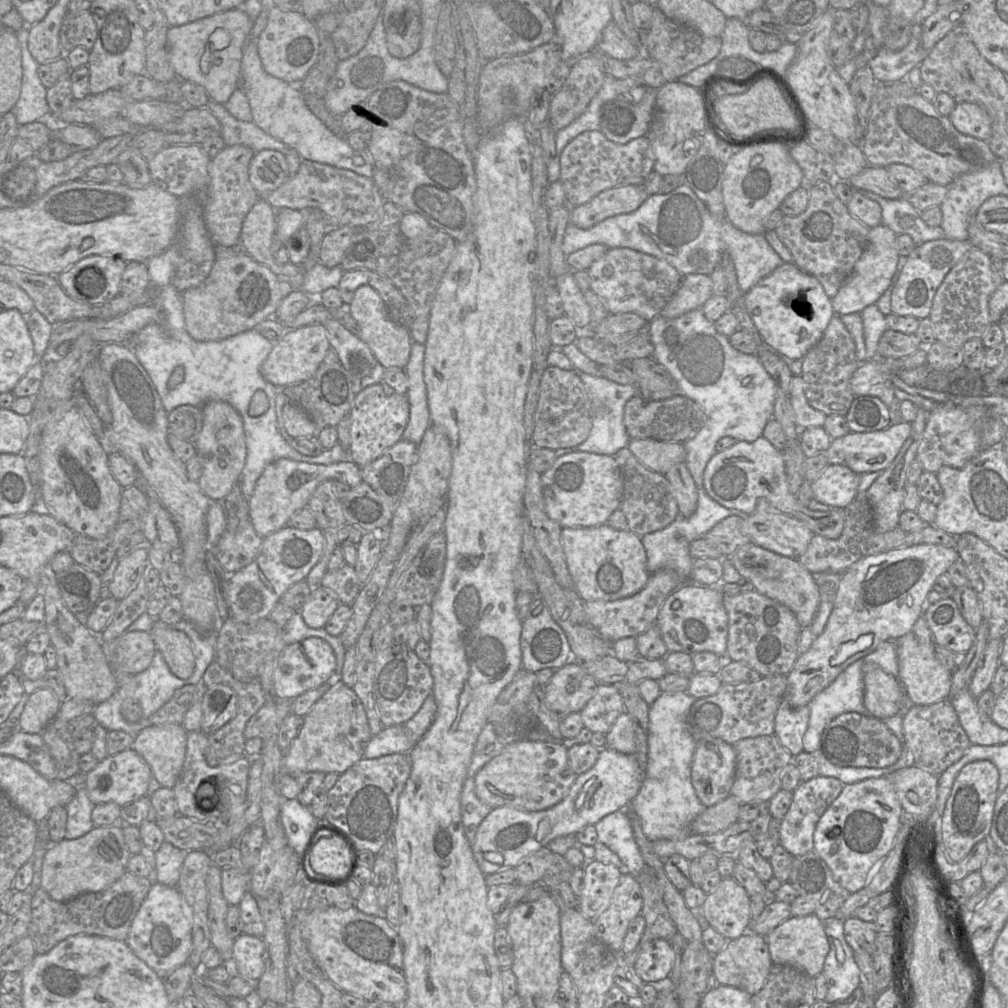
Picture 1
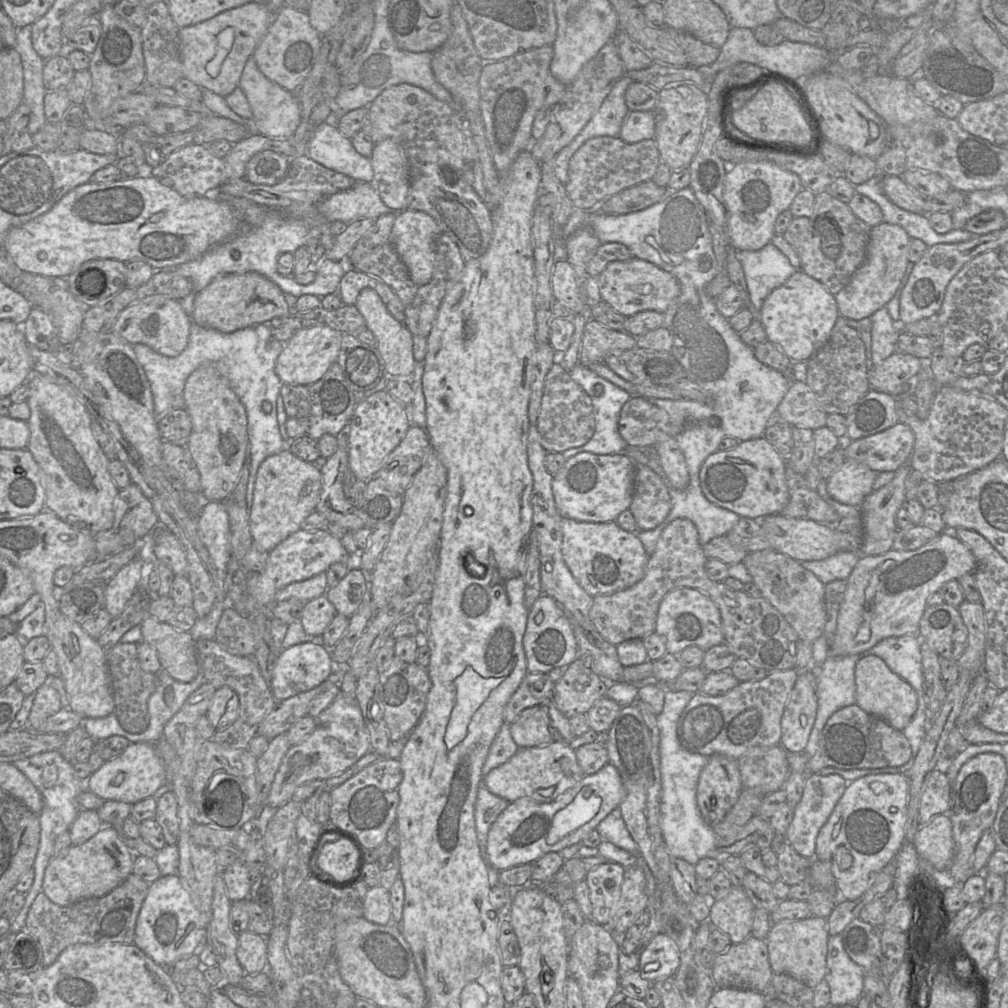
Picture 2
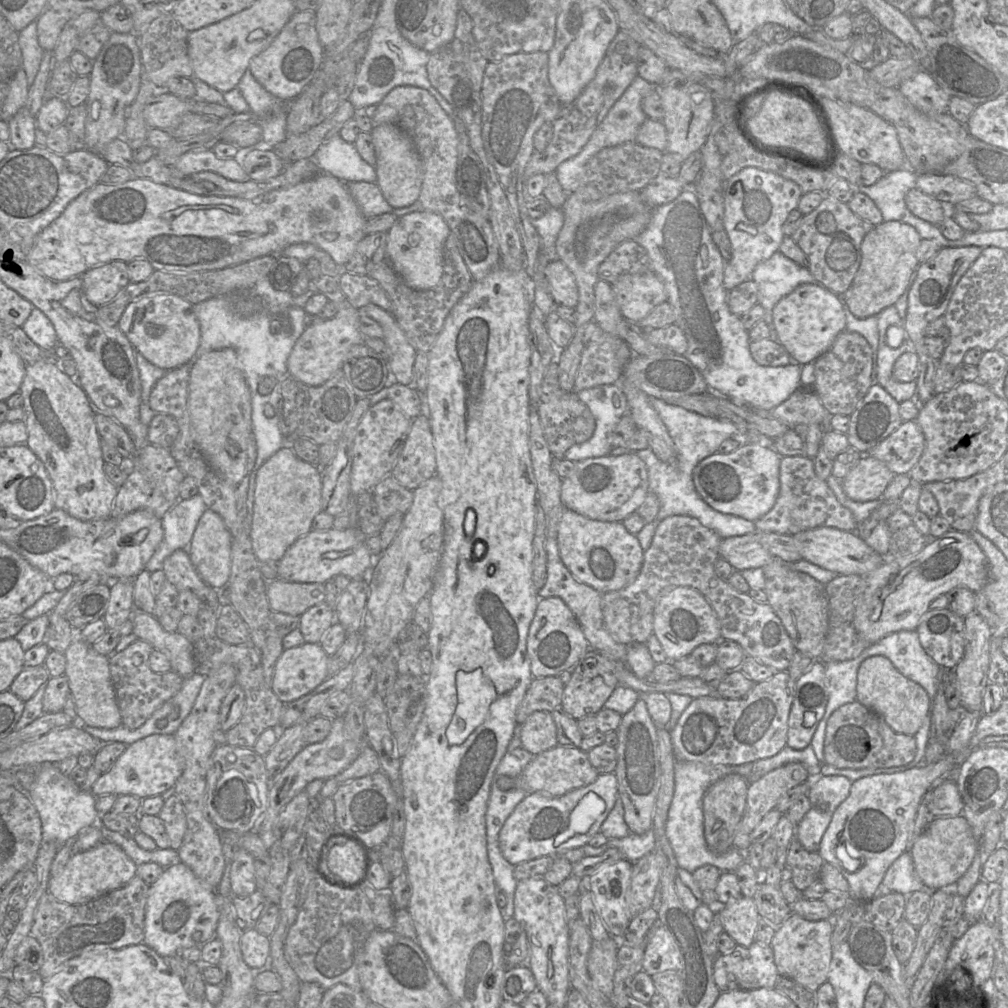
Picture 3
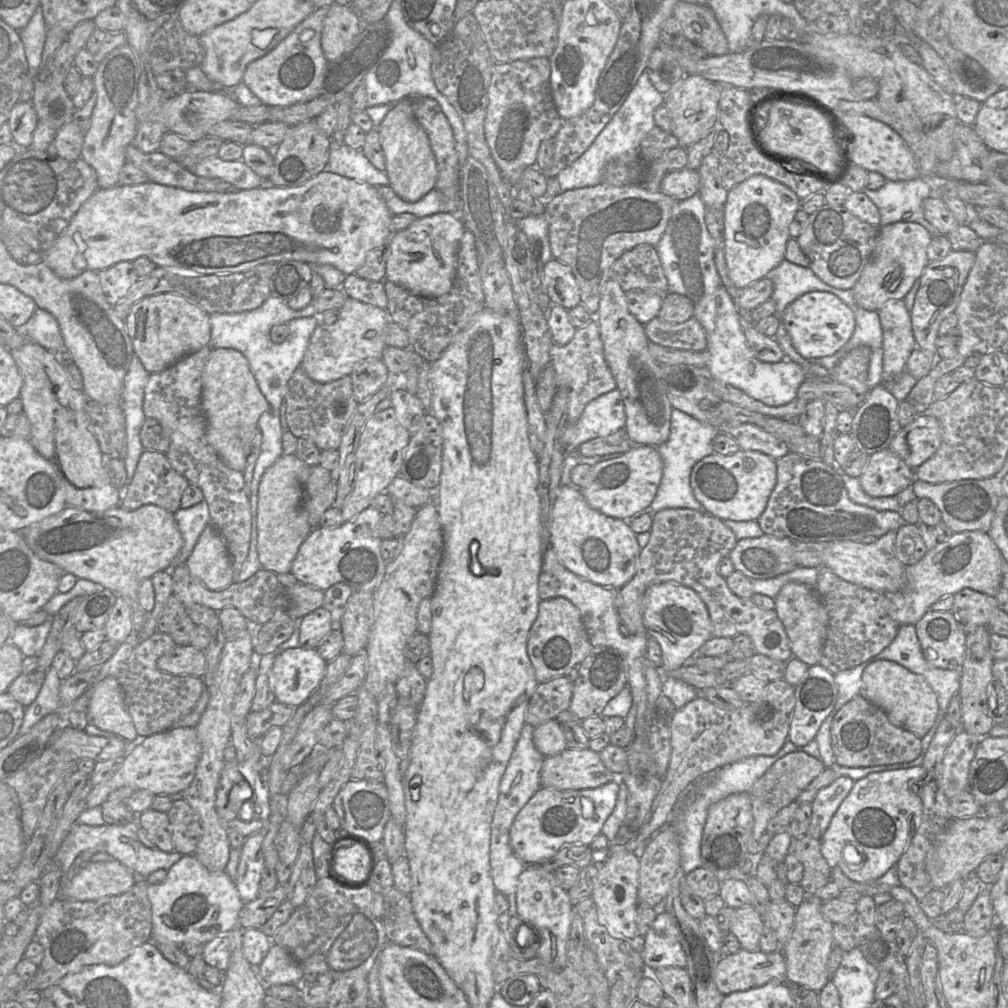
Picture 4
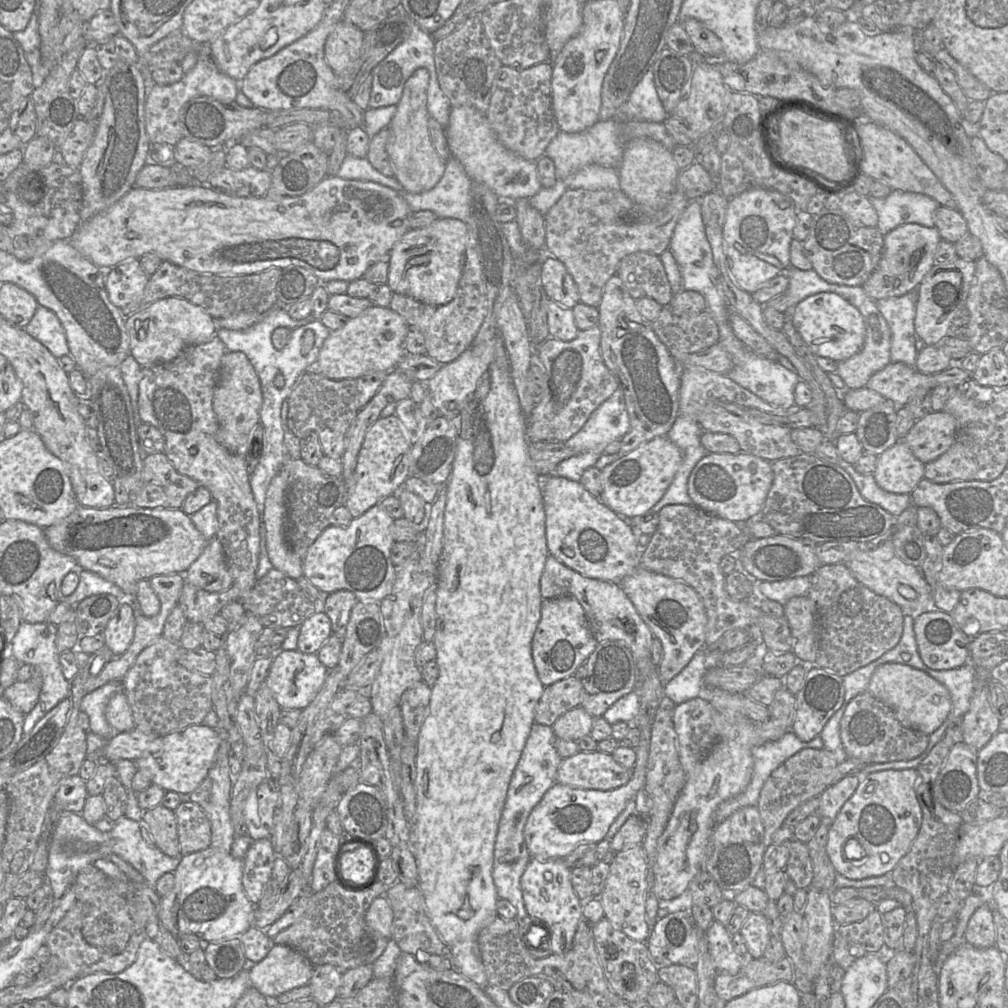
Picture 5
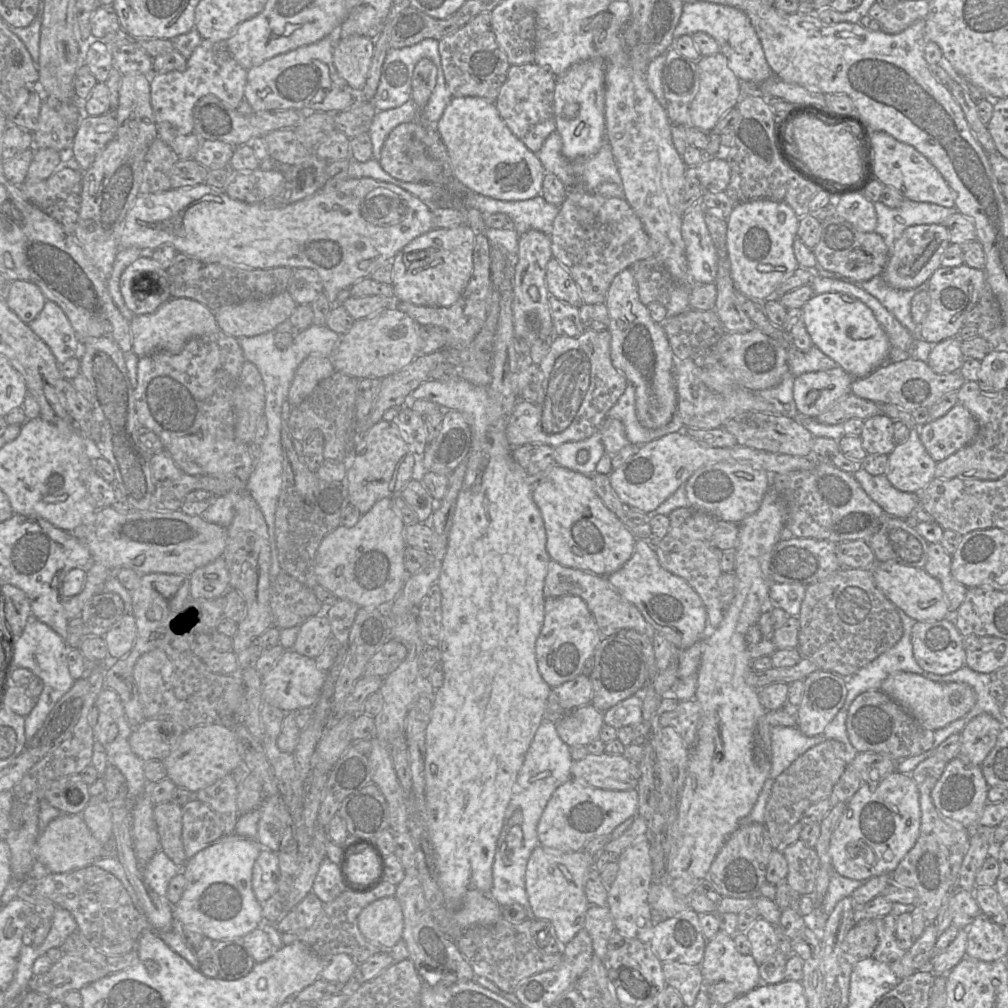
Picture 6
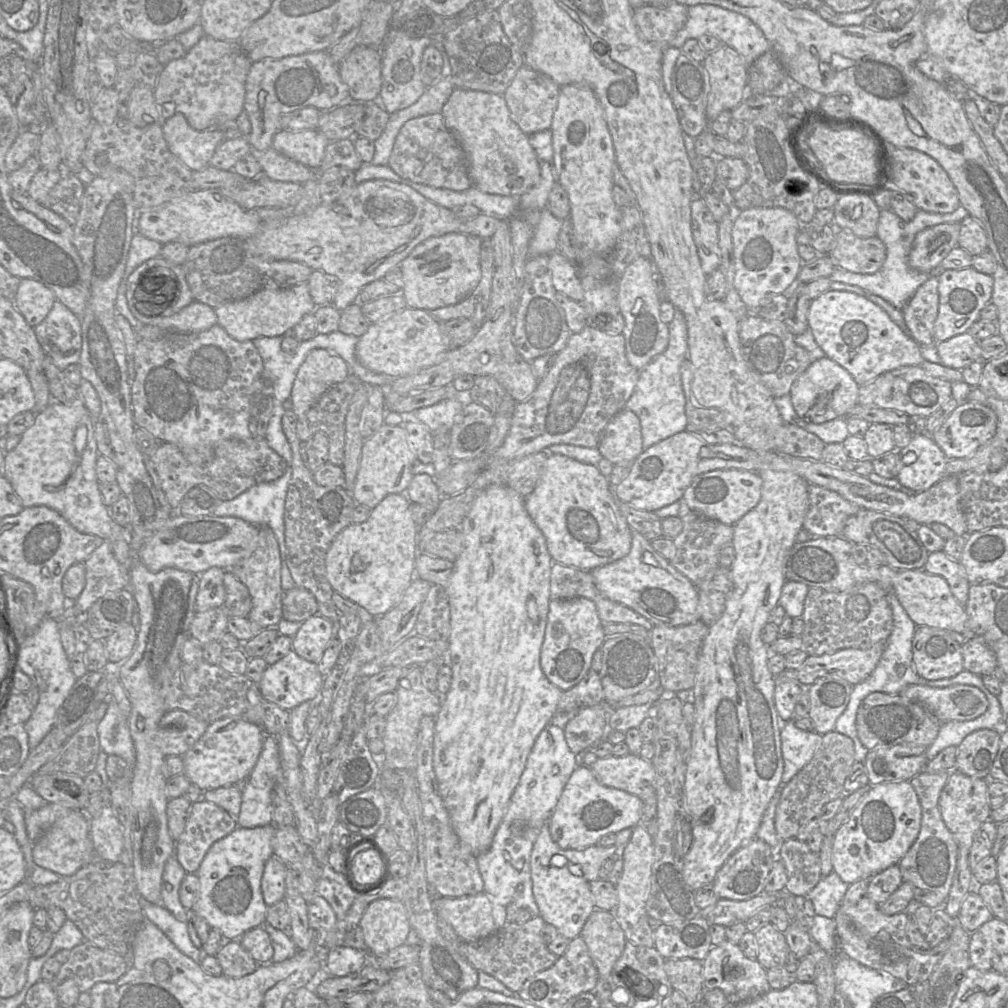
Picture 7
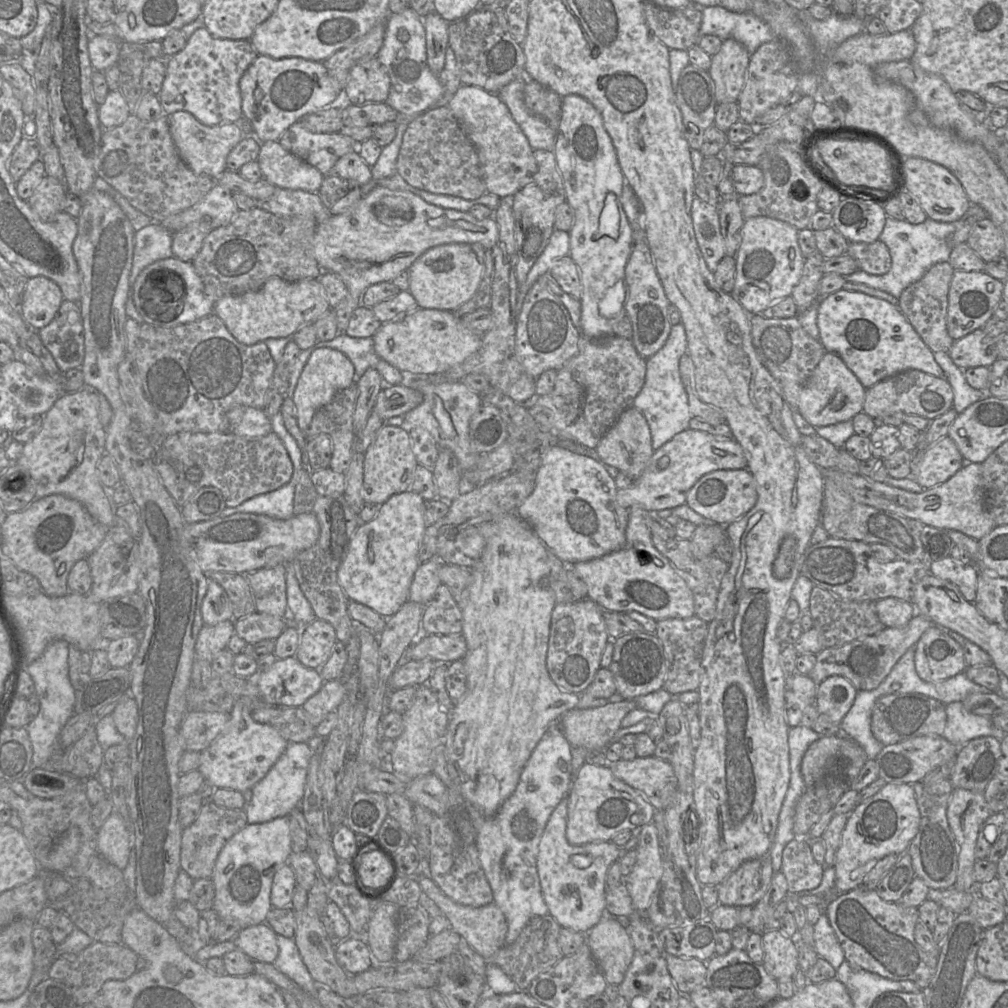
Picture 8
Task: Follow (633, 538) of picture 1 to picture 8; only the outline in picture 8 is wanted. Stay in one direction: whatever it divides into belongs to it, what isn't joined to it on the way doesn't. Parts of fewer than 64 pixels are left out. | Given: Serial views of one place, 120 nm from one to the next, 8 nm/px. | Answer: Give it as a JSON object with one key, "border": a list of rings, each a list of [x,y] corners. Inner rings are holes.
{"border":[[[560,445],[550,447],[541,457],[533,492],[516,508],[516,515],[566,564],[622,549],[629,510],[617,502],[618,488],[603,463]]]}

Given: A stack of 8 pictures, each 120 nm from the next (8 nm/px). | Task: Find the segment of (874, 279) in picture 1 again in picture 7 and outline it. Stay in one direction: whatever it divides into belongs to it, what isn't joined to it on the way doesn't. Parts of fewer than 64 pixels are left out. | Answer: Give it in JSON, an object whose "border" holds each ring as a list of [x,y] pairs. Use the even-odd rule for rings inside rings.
{"border":[[[942,223],[917,233],[908,257],[908,264],[920,272],[937,272],[942,260],[956,246],[960,223]]]}

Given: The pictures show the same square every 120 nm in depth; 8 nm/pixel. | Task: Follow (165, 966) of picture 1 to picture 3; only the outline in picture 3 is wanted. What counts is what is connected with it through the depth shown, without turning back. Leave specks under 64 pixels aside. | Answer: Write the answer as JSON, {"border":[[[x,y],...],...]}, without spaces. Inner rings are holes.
{"border":[[[184,863],[165,868],[148,891],[145,907],[144,941],[162,957],[175,955],[183,948],[202,947],[216,938],[219,920],[217,890],[200,880]]]}

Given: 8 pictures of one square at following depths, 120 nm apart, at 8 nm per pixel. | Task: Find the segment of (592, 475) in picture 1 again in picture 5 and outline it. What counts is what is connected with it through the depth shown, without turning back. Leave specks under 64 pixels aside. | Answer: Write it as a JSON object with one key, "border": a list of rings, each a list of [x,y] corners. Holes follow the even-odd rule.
{"border":[[[667,435],[645,442],[601,470],[601,502],[626,520],[643,516],[663,497],[681,464],[682,452]]]}

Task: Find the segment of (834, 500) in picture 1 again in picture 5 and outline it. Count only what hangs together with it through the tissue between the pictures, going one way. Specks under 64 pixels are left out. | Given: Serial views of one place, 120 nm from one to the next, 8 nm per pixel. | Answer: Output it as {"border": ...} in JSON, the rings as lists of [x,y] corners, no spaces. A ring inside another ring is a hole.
{"border":[[[904,441],[877,456],[873,473],[876,483],[885,491],[896,494],[911,494],[924,478],[925,464],[917,459]]]}

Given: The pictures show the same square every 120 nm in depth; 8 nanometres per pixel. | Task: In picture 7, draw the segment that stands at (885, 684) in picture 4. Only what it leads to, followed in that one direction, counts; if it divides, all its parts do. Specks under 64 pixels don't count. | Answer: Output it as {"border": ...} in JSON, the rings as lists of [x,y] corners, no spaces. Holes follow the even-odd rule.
{"border":[[[908,685],[897,695],[921,704],[941,723],[973,720],[988,709],[986,696],[974,686],[954,685],[933,688]]]}

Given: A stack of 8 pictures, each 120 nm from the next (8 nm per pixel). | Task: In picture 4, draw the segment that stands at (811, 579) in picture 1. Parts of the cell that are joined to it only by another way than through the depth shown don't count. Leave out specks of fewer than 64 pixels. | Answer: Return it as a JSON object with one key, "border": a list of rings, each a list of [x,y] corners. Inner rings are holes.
{"border":[[[799,582],[785,584],[774,598],[775,611],[784,625],[793,657],[814,666],[820,663],[827,636],[828,614],[814,587]]]}

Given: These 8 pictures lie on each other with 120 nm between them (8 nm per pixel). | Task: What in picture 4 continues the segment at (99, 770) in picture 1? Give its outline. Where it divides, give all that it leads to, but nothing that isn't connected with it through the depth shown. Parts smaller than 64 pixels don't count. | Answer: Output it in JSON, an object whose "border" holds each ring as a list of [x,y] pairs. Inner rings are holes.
{"border":[[[175,727],[148,736],[125,756],[122,766],[111,779],[93,787],[87,797],[86,806],[101,806],[111,792],[123,786],[149,790],[155,795],[182,793],[194,779],[201,753],[202,746],[193,727]]]}

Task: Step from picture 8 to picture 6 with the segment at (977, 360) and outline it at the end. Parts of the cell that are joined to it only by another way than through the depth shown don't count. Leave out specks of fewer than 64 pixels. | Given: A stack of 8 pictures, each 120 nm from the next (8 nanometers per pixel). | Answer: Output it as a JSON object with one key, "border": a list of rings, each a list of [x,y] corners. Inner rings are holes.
{"border":[[[951,337],[934,345],[927,360],[929,367],[937,374],[959,371],[966,360],[961,352],[961,342]]]}

